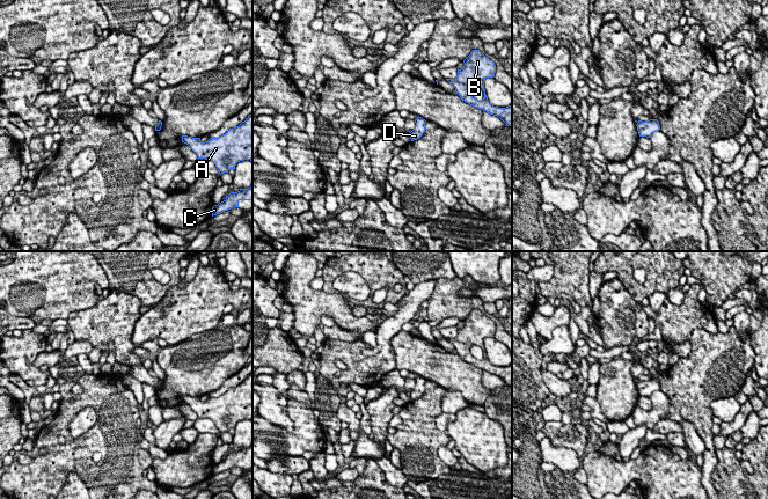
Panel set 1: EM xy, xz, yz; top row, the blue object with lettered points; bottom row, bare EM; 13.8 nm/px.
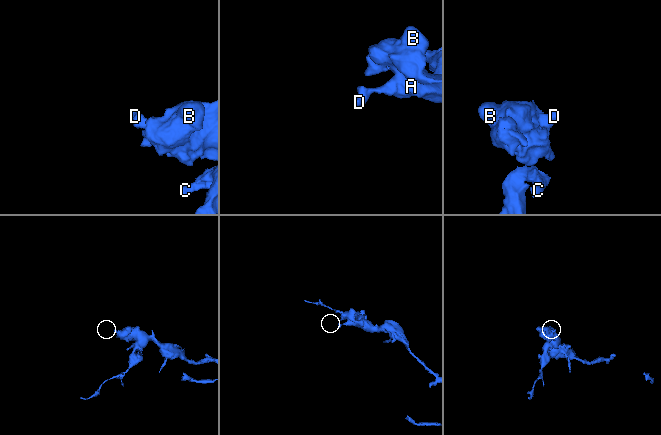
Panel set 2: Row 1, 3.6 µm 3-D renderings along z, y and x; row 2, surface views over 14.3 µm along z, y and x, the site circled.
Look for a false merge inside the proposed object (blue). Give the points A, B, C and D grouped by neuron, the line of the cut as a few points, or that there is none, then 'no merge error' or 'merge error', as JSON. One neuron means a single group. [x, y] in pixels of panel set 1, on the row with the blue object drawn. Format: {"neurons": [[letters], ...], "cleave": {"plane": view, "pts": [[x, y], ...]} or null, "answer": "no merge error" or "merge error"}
{"neurons": [["A", "B", "C", "D"]], "cleave": null, "answer": "no merge error"}

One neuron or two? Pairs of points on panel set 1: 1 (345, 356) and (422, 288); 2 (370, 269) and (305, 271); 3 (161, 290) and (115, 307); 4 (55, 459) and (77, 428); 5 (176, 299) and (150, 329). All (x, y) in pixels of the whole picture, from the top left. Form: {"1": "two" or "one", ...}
{"1": "one", "2": "two", "3": "two", "4": "two", "5": "one"}

